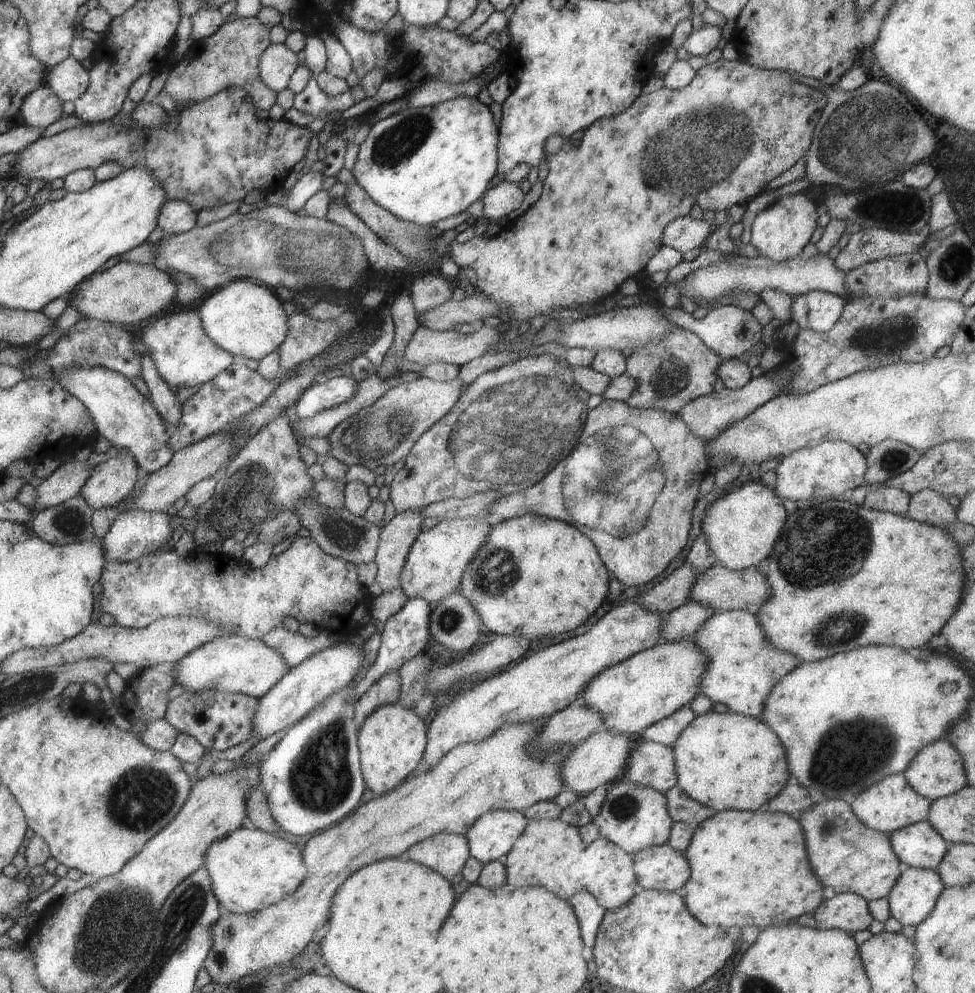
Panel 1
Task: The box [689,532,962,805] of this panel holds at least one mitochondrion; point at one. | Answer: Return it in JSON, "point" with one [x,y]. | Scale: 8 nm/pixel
{"point":[836,764]}

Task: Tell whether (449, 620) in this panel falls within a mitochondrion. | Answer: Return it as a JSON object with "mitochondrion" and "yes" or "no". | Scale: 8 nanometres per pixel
{"mitochondrion":"yes"}

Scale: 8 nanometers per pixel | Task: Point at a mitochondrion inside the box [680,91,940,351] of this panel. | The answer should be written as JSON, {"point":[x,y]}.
{"point":[906,209]}

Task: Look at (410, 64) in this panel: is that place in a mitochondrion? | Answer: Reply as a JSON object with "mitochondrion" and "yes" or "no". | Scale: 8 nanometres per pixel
{"mitochondrion":"no"}

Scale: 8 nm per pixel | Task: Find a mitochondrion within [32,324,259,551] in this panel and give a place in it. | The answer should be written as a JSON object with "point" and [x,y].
{"point":[66,520]}

